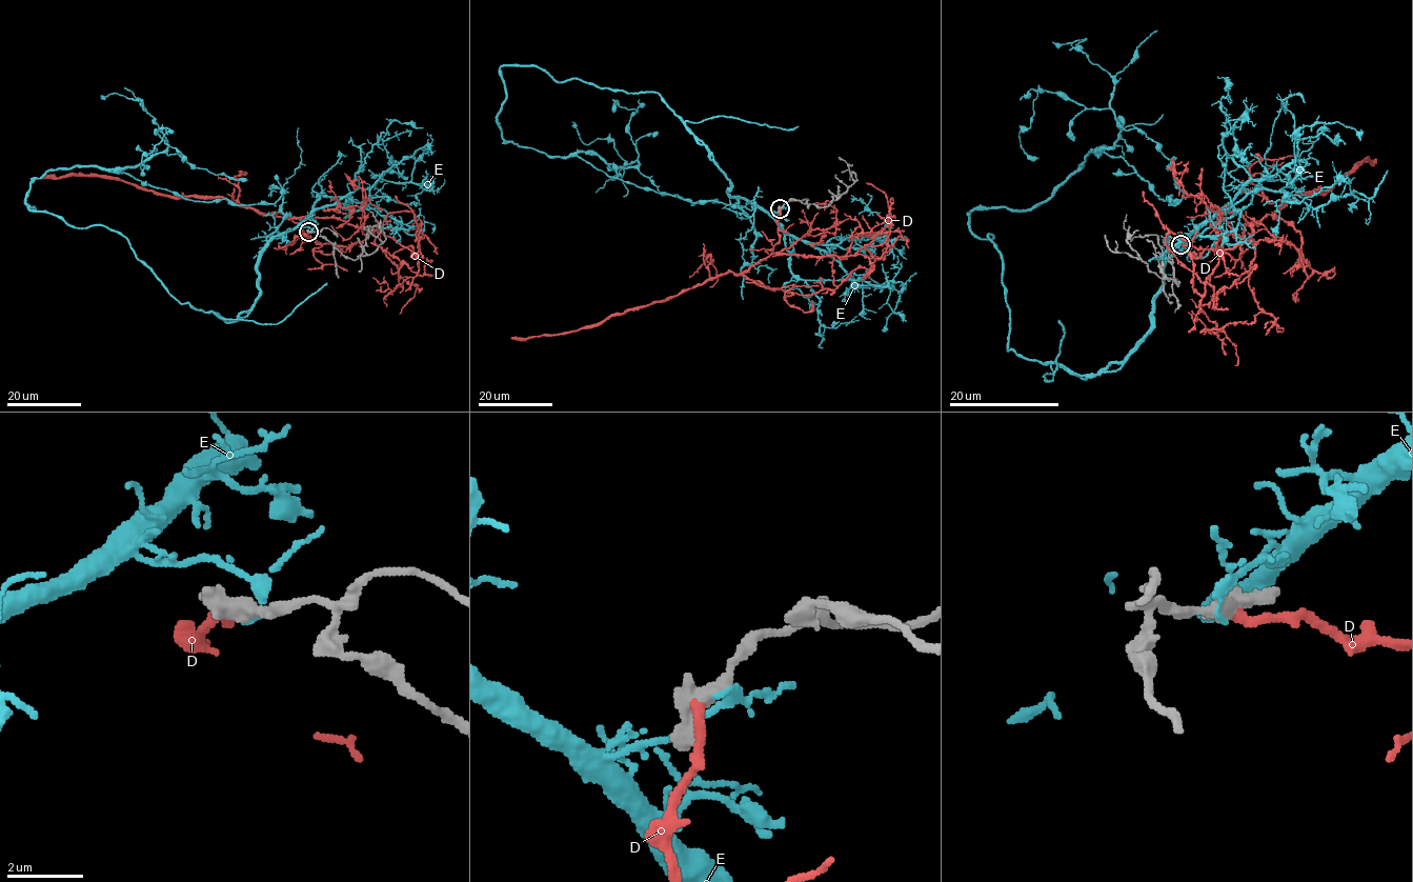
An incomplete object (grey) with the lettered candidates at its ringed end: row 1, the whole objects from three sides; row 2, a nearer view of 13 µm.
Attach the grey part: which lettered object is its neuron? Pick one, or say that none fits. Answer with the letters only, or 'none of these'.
D

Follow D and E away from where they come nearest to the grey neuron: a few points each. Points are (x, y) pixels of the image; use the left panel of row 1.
D: (309, 232), (302, 242), (300, 219), (255, 212), (222, 197), (162, 195), (104, 177), (39, 178)
E: (311, 232), (274, 238), (228, 320), (26, 204), (79, 165), (237, 204), (275, 203), (277, 174)

